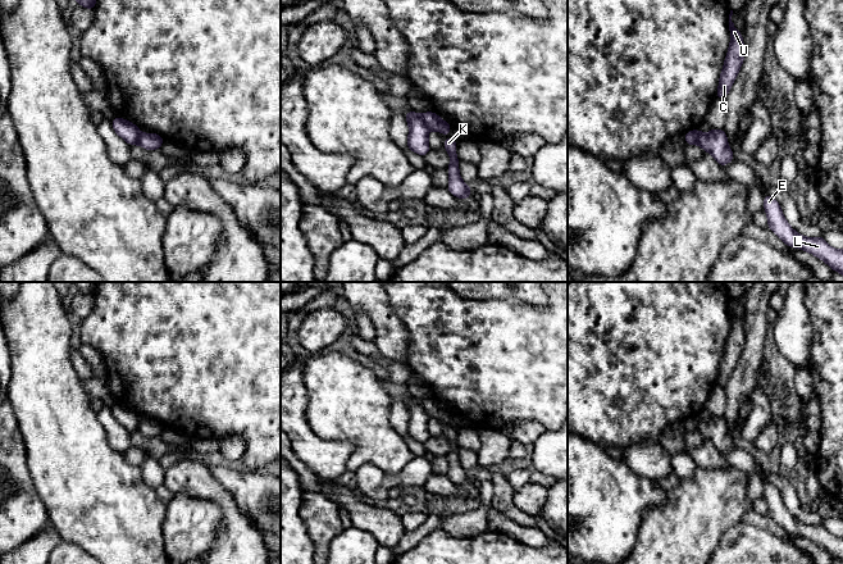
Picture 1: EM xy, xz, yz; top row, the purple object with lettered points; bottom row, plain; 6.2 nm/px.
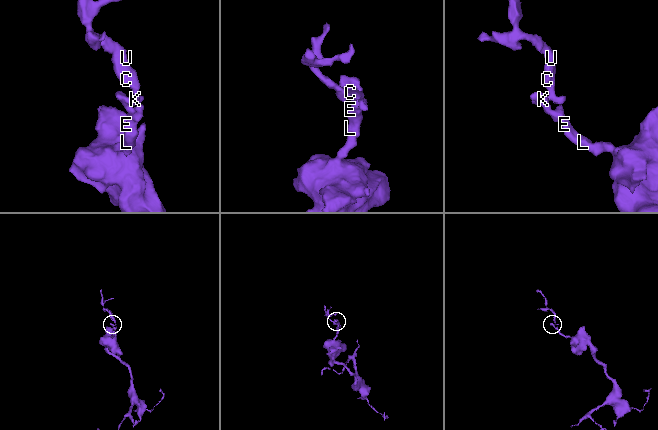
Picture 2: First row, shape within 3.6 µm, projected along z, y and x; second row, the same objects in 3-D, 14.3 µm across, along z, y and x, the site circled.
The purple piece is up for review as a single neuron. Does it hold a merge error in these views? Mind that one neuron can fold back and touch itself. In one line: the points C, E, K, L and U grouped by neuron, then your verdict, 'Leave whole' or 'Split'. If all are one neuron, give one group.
Groups: C K U / E L. Split

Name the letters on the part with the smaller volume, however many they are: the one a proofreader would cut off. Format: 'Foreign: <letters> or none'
Foreign: C, K, U

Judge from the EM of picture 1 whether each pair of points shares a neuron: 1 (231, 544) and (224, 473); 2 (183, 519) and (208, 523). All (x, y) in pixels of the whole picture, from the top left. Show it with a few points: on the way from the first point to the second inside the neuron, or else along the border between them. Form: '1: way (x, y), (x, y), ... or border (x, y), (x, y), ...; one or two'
1: border (209, 467), (214, 478), (244, 513); two
2: way (190, 522), (201, 523); one

